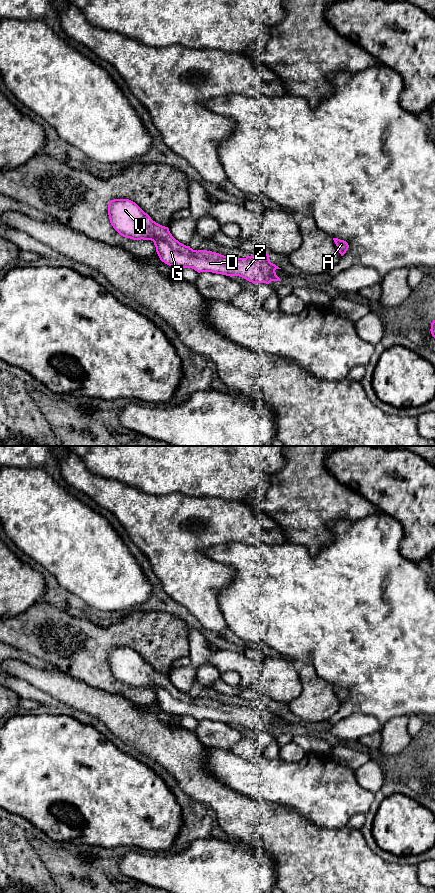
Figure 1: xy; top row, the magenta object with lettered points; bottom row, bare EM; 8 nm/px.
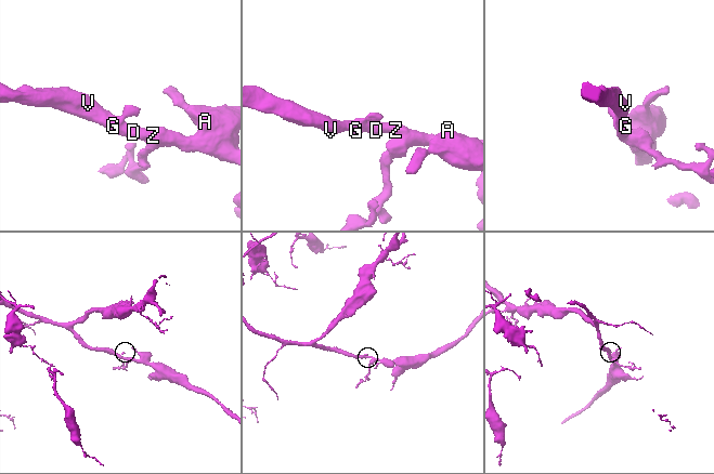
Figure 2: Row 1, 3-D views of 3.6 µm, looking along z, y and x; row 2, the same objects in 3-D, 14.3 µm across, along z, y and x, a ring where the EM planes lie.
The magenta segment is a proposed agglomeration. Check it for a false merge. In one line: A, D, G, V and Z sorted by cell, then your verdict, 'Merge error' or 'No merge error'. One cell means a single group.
Groups: A D G V Z. No merge error

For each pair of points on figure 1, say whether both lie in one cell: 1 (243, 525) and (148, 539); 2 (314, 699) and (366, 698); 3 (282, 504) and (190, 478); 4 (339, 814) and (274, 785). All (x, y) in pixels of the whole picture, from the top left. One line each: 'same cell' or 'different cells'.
1: same cell
2: different cells
3: different cells
4: same cell

